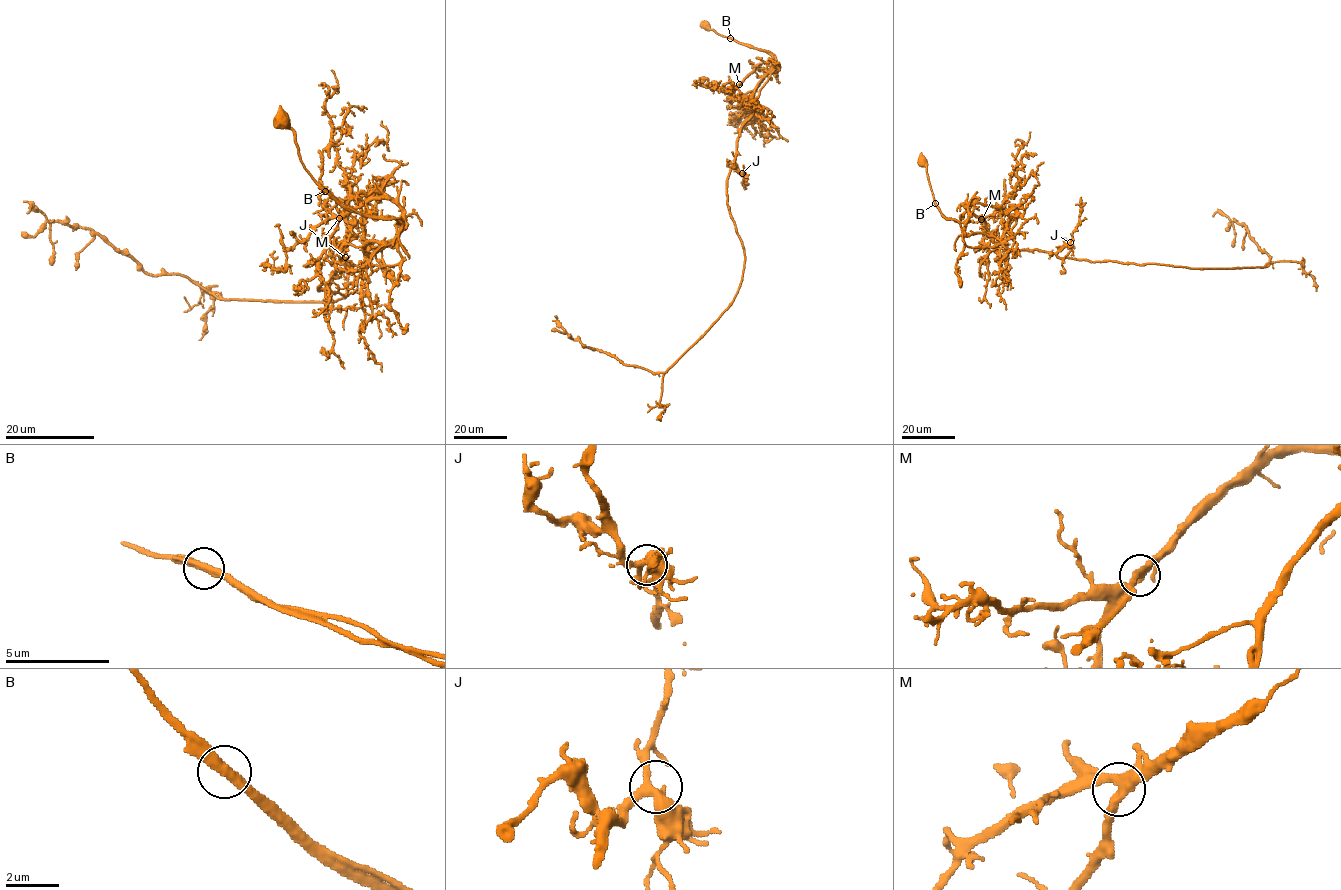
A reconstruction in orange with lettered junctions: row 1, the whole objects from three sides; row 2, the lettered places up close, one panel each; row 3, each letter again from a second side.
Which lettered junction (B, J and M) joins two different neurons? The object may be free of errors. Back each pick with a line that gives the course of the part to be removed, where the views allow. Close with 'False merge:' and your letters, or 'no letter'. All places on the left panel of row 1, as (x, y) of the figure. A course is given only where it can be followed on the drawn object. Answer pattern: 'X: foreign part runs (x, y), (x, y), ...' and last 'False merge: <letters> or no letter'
B: foreign part runs (324, 191), (360, 214), (403, 218), (388, 199), (367, 199), (339, 220), (319, 259), (332, 351), (345, 368)
False merge: B

